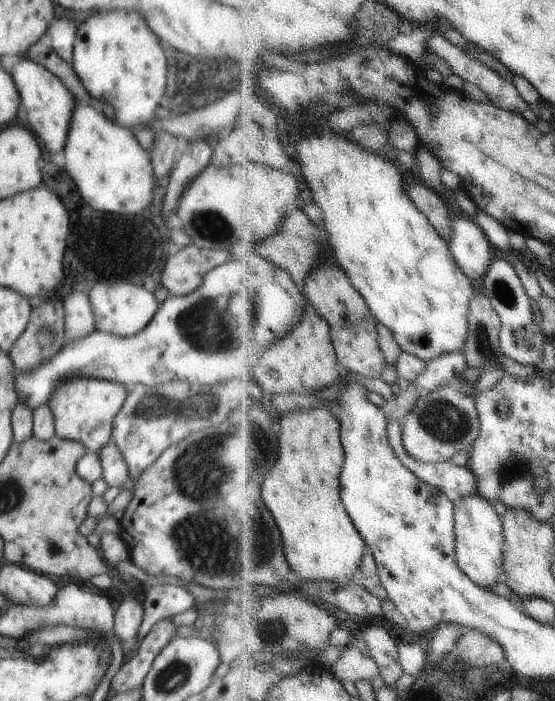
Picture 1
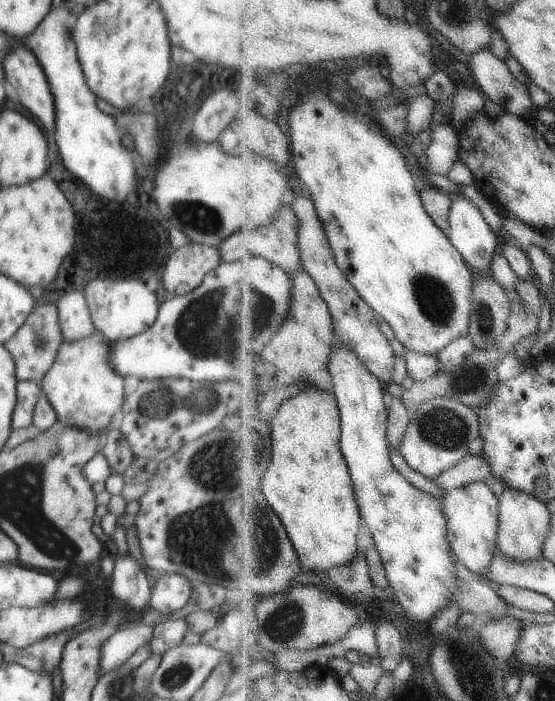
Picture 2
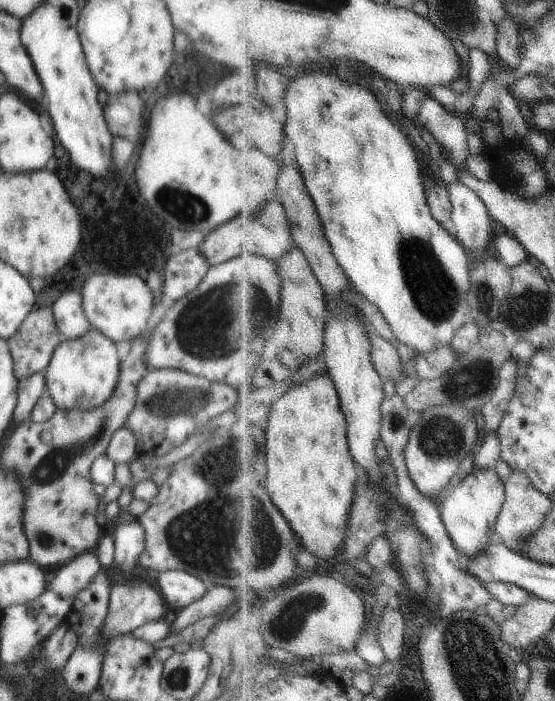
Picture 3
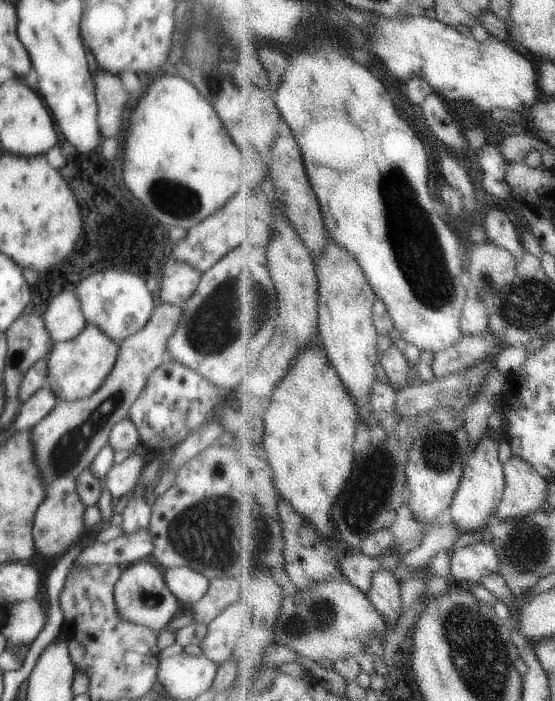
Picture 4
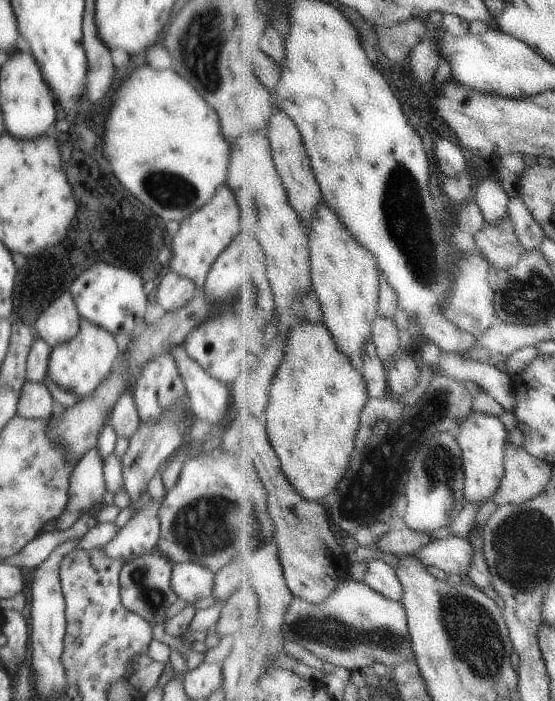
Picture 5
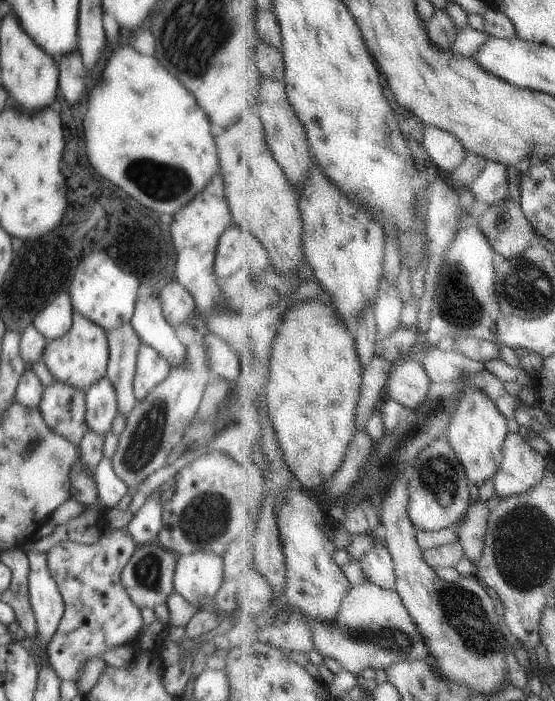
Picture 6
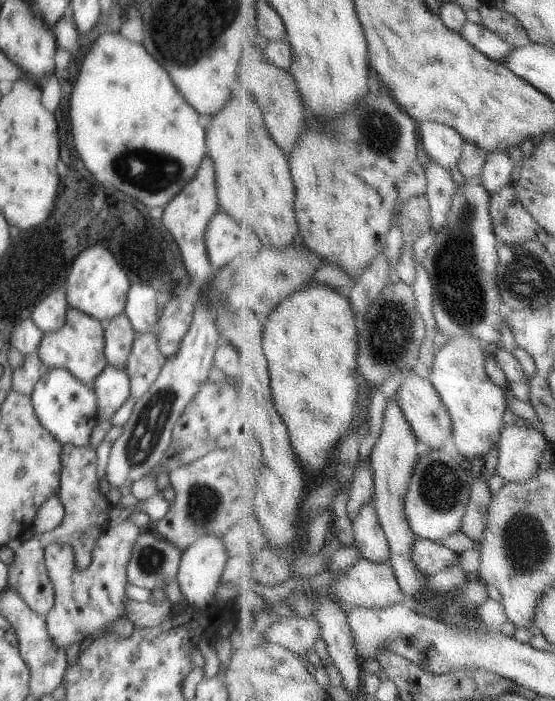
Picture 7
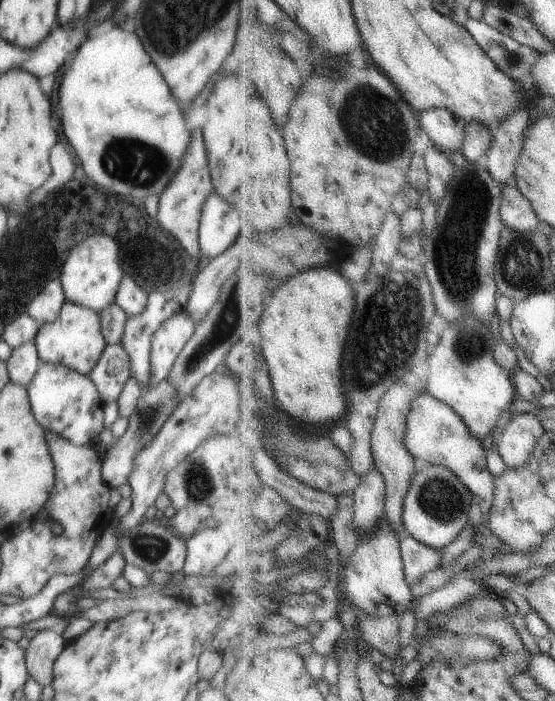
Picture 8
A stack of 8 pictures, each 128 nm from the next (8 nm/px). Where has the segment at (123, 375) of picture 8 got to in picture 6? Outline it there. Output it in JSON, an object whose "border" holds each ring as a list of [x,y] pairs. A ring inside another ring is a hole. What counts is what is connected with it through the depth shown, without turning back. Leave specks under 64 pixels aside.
{"border":[[[107,377],[85,391],[85,408],[87,426],[105,438],[111,432],[113,420],[117,416],[115,391]]]}

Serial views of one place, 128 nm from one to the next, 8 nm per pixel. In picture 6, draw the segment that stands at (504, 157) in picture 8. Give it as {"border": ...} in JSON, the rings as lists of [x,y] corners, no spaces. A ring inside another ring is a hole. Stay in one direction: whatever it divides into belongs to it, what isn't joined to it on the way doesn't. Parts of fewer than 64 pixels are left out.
{"border":[[[490,161],[482,175],[473,185],[475,197],[489,207],[501,204],[509,197],[509,166],[502,162]]]}

